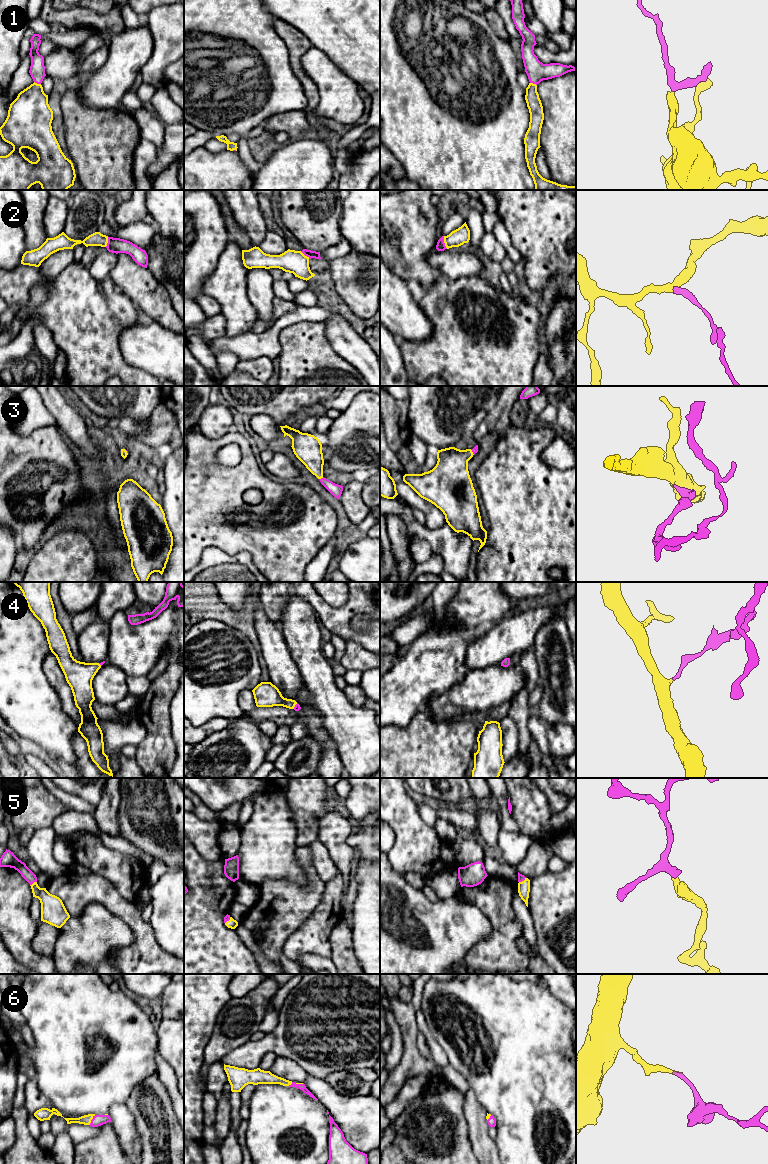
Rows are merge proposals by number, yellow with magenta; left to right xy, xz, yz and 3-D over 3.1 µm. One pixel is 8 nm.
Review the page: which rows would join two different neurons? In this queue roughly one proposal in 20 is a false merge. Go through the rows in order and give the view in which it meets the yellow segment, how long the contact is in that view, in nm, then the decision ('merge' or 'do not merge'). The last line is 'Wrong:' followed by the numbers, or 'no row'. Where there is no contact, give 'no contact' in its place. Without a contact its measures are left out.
1: contact in xy; length 60 nm; merge
2: contact in yz; length 110 nm; merge
3: contact in xz; length 40 nm; merge
4: contact in xz; length 60 nm; merge
5: contact in xy; length 70 nm; merge
6: contact in xy; length 90 nm; merge
Wrong: no row

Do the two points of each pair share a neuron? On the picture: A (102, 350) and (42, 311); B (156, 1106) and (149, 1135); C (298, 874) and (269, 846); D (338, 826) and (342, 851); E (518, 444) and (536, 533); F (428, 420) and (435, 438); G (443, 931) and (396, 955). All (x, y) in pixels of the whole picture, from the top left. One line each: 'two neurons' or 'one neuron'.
A: one neuron
B: one neuron
C: one neuron
D: one neuron
E: one neuron
F: one neuron
G: one neuron

